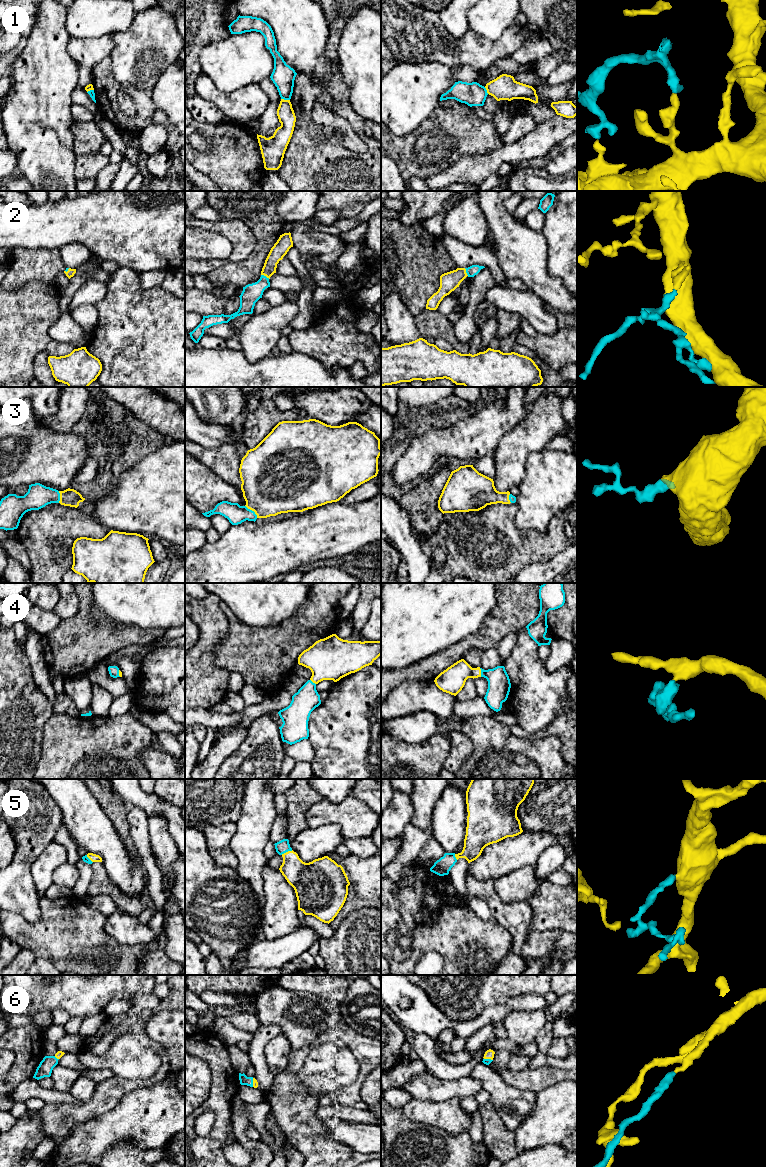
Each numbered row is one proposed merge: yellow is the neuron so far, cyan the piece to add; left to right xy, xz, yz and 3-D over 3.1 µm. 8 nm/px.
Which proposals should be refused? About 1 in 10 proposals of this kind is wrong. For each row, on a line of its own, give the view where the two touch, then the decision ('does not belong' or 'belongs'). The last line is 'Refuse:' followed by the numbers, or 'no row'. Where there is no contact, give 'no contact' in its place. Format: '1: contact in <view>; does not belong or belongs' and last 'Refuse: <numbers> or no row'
1: contact in xz; does not belong
2: contact in xz; belongs
3: contact in xz; belongs
4: contact in yz; belongs
5: contact in xz; belongs
6: contact in xz; belongs
Refuse: 1

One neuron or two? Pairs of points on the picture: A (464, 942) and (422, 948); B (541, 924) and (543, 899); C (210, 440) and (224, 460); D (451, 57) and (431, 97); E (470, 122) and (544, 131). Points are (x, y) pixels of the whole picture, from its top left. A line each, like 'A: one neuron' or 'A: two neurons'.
A: one neuron
B: one neuron
C: two neurons
D: two neurons
E: two neurons

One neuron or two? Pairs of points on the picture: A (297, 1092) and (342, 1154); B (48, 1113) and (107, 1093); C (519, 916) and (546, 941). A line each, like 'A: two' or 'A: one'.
A: one
B: one
C: two

